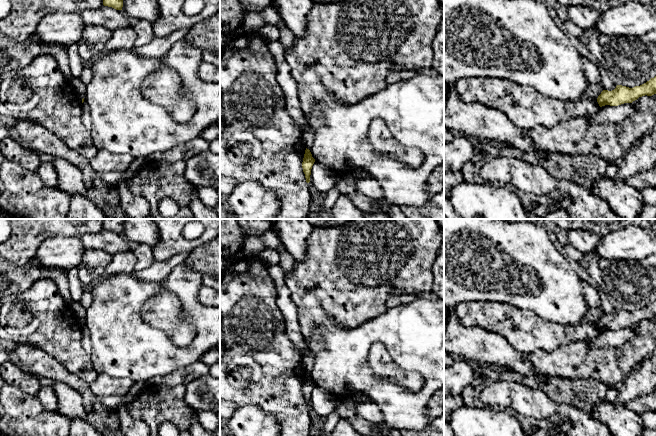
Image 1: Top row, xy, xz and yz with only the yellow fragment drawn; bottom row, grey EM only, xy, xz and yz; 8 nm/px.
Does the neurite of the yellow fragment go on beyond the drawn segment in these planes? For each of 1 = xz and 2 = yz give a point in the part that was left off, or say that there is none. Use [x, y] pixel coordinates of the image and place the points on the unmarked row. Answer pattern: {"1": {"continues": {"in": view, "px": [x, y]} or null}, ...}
{"1": {"continues": null}, "2": {"continues": null}}

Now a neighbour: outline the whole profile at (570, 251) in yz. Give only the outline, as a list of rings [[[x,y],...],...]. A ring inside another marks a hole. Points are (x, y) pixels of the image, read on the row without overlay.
[[[564,243],[564,244],[562,244],[562,247],[563,247],[565,254],[569,258],[571,258],[577,262],[579,262],[582,259],[582,253],[579,252],[578,250],[576,250],[571,244]]]

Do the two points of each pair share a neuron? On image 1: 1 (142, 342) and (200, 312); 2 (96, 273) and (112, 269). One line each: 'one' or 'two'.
1: one
2: two

